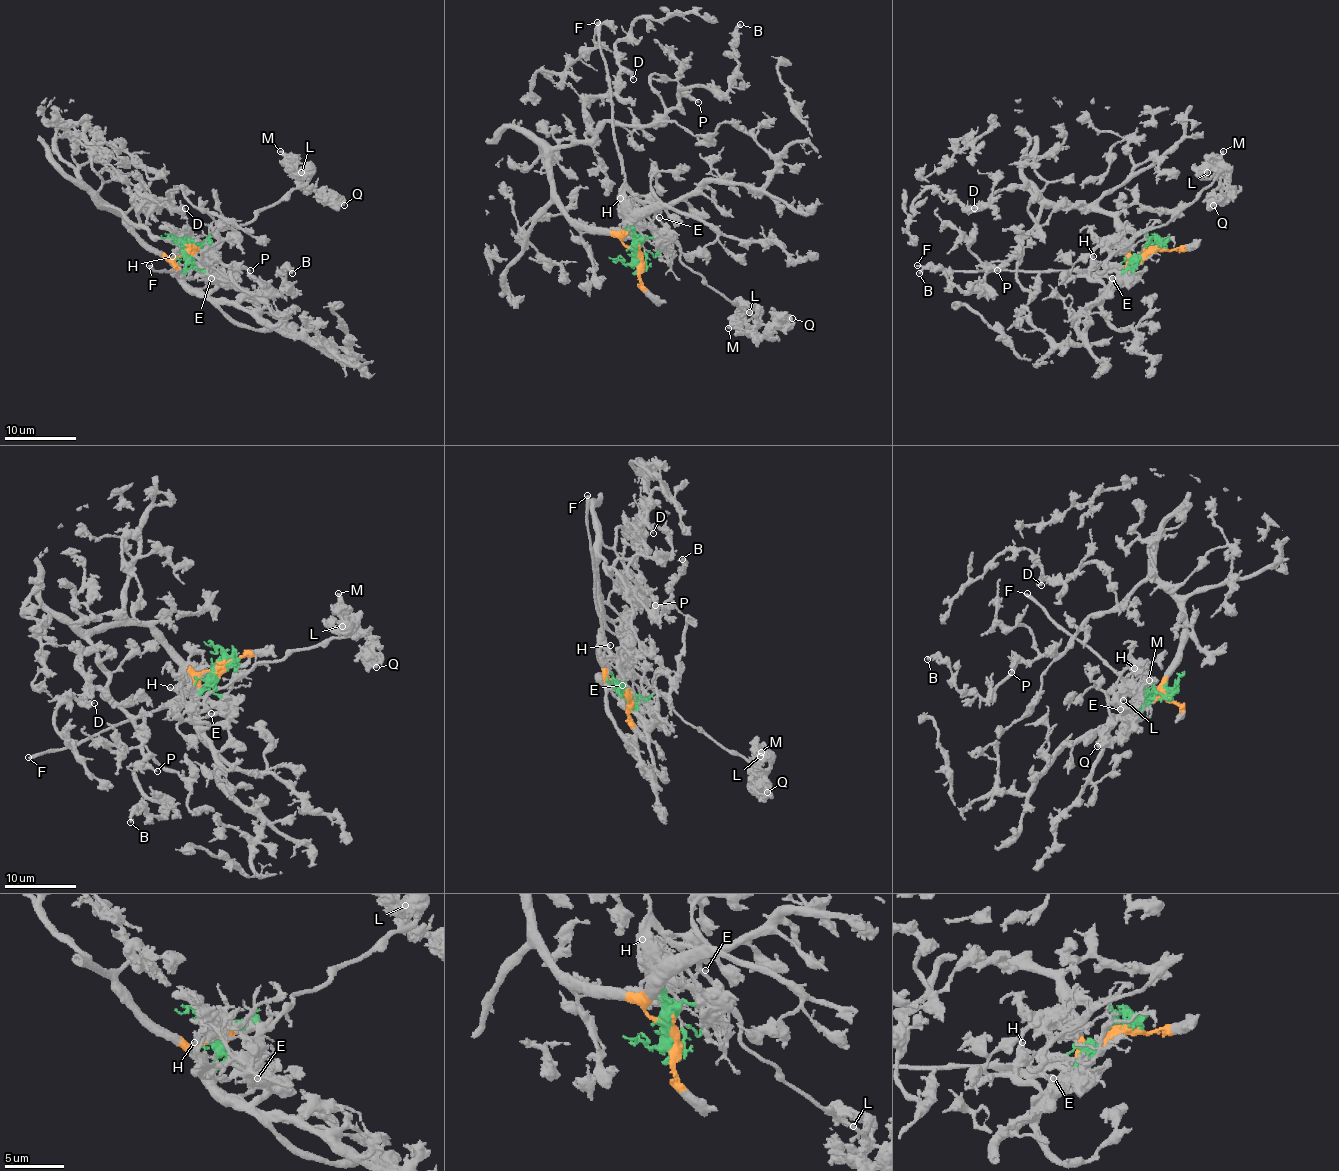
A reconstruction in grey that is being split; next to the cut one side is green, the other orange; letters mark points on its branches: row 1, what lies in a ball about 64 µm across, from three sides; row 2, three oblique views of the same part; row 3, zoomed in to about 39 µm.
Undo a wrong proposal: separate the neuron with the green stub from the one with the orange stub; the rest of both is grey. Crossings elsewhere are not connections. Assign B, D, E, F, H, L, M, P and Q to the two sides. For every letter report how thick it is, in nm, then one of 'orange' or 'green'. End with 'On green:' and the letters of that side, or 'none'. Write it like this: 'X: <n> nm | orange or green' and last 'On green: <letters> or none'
B: 260 nm | orange
D: 340 nm | orange
E: 180 nm | green
F: 300 nm | green
H: 160 nm | green
L: 240 nm | green
M: 320 nm | green
P: 260 nm | orange
Q: 360 nm | green
On green: E, F, H, L, M, Q

